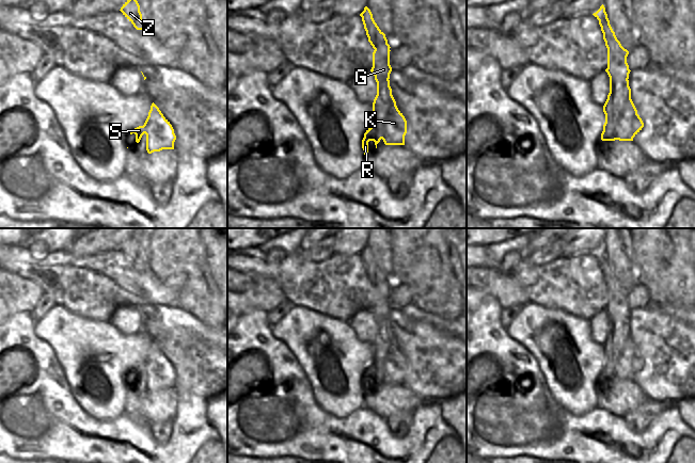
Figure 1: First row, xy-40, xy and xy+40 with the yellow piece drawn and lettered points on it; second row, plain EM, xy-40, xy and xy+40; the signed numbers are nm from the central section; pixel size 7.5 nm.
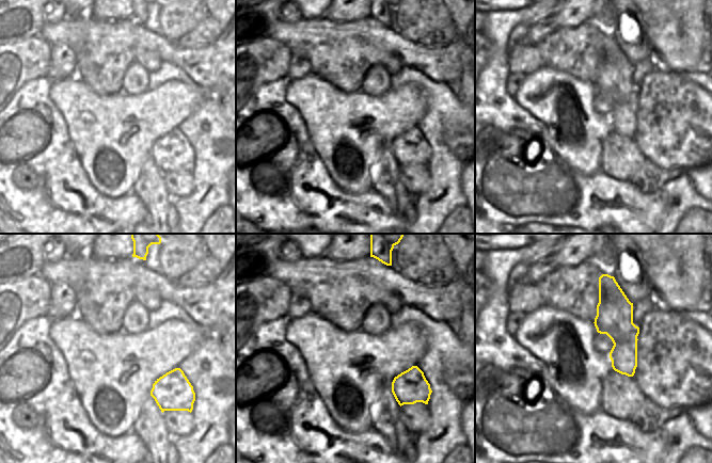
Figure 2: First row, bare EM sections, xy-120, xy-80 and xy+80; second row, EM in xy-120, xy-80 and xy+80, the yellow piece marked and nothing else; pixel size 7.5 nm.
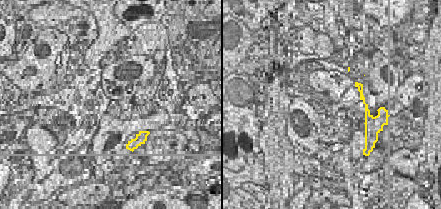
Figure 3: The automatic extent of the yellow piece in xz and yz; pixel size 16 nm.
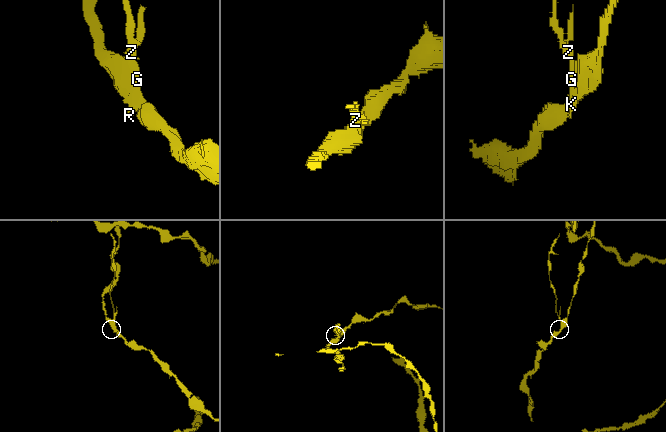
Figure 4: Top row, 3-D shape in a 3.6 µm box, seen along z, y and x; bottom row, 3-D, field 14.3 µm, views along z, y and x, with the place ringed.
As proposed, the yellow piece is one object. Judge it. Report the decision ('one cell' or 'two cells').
two cells

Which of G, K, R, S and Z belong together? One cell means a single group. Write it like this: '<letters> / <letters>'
G Z / K R S

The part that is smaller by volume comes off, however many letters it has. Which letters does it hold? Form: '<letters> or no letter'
G, Z

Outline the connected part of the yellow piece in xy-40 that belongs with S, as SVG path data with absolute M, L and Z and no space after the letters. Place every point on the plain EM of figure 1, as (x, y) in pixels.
M154 341L144 364L135 367L130 373L132 372L136 373L137 382L140 381L144 372L146 373L146 389L148 393L162 388L174 388L176 379L174 368Z

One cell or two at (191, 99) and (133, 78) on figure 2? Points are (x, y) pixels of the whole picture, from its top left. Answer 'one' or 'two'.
two

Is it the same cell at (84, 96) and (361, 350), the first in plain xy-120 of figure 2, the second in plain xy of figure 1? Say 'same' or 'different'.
same

